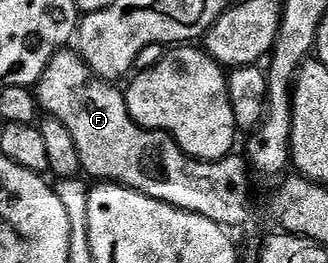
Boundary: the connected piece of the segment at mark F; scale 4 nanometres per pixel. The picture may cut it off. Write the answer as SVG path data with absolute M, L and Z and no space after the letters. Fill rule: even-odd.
M61 52L52 58L52 63L48 65L46 72L40 77L38 83L38 106L47 117L56 118L62 124L66 124L66 128L70 132L70 136L74 136L74 144L78 148L78 156L80 157L80 164L83 173L89 174L90 177L96 178L92 180L103 180L108 184L115 184L117 186L125 186L131 190L142 192L146 196L150 196L154 200L162 200L166 204L170 204L179 210L186 212L194 212L198 216L206 216L206 220L214 220L219 226L225 228L233 228L232 226L240 226L248 218L248 174L250 175L250 166L243 157L236 158L237 156L229 156L227 158L220 158L217 162L203 162L200 158L191 158L177 142L173 140L169 134L161 130L148 130L145 126L139 126L137 122L130 116L128 111L128 99L123 89L115 90L111 81L97 78L92 73L90 67L84 63L84 59L80 57L79 53Z

